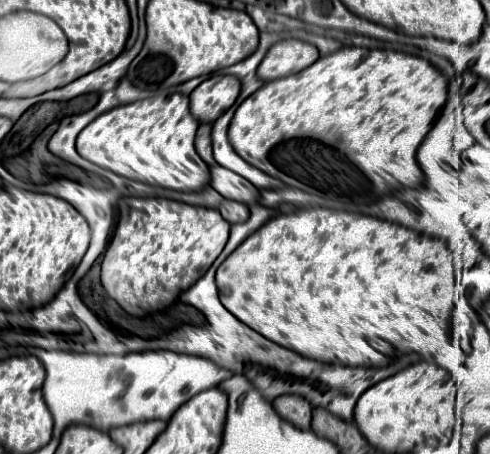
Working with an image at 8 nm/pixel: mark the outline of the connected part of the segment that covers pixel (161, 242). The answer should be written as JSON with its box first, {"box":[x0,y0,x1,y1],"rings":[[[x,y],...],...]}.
{"box":[102,197,230,317],"rings":[[[122,197],[116,207],[117,221],[102,261],[102,285],[106,293],[126,313],[136,317],[142,317],[150,311],[158,311],[174,303],[180,293],[192,287],[208,271],[208,267],[222,253],[228,241],[230,223],[222,219],[216,209],[188,205],[164,197]]]}

